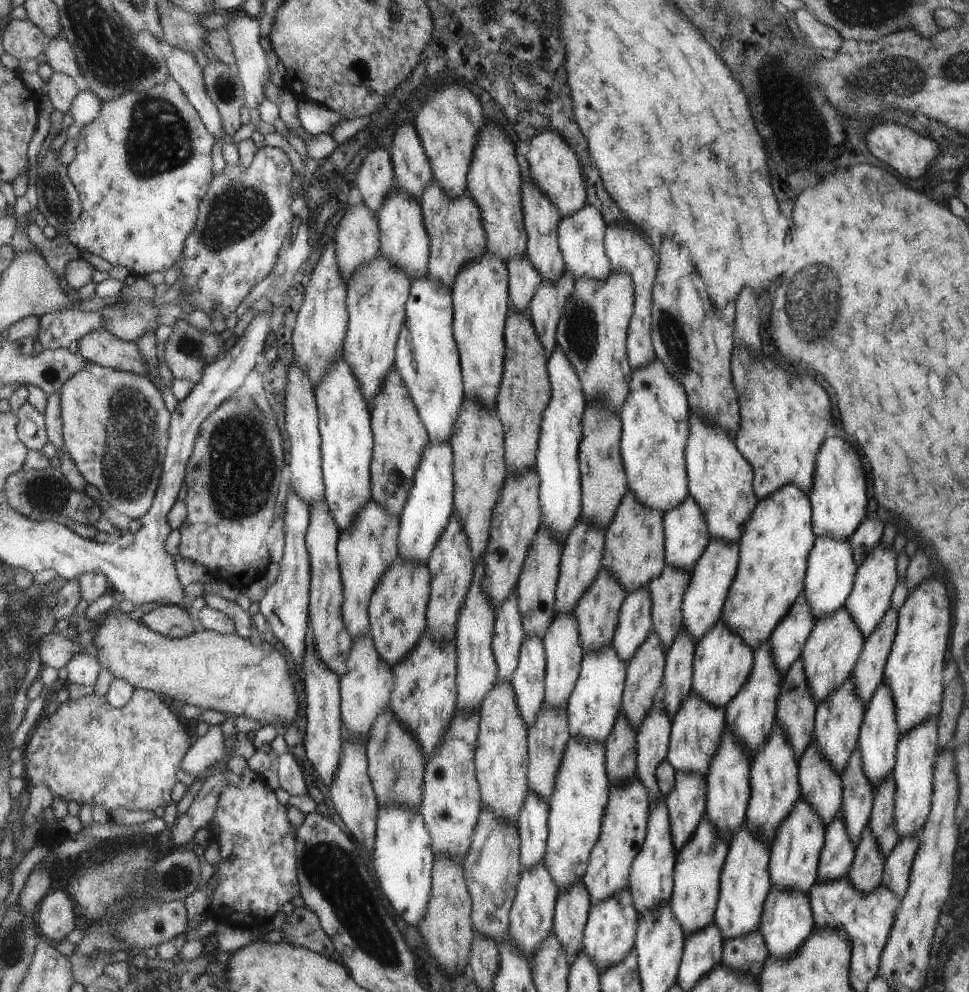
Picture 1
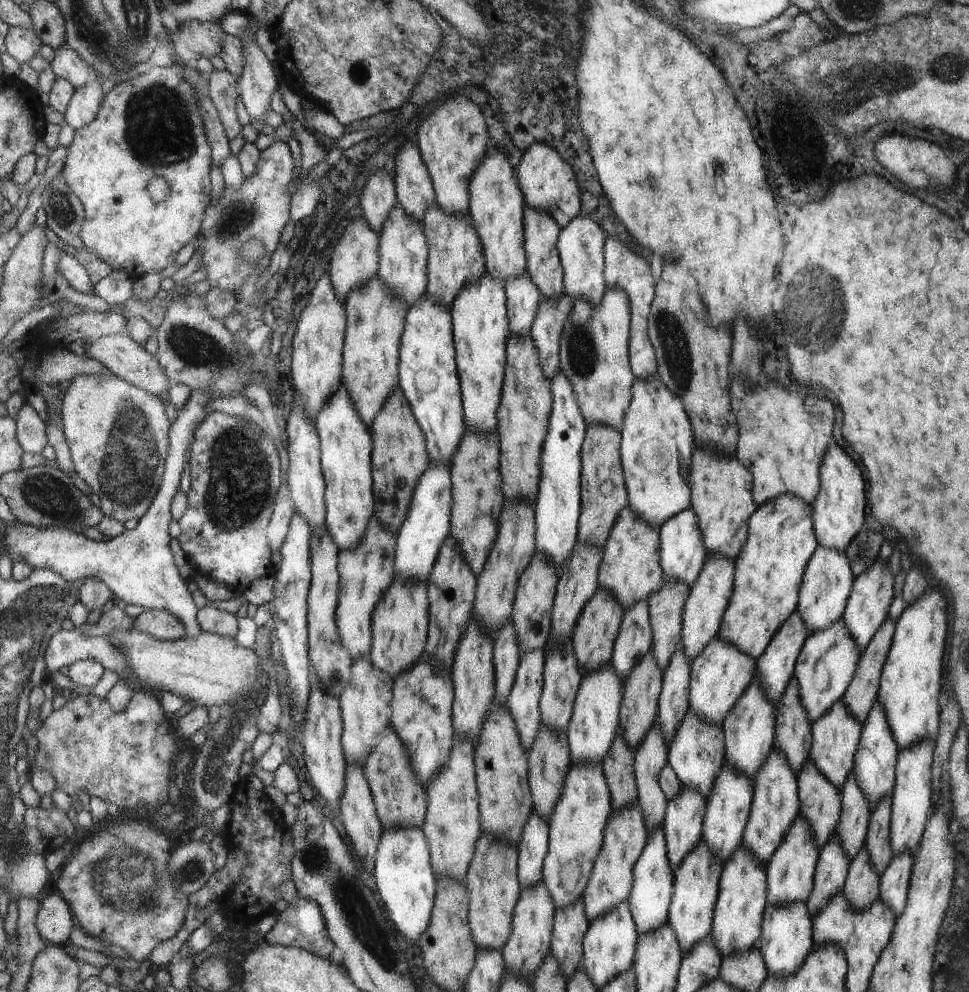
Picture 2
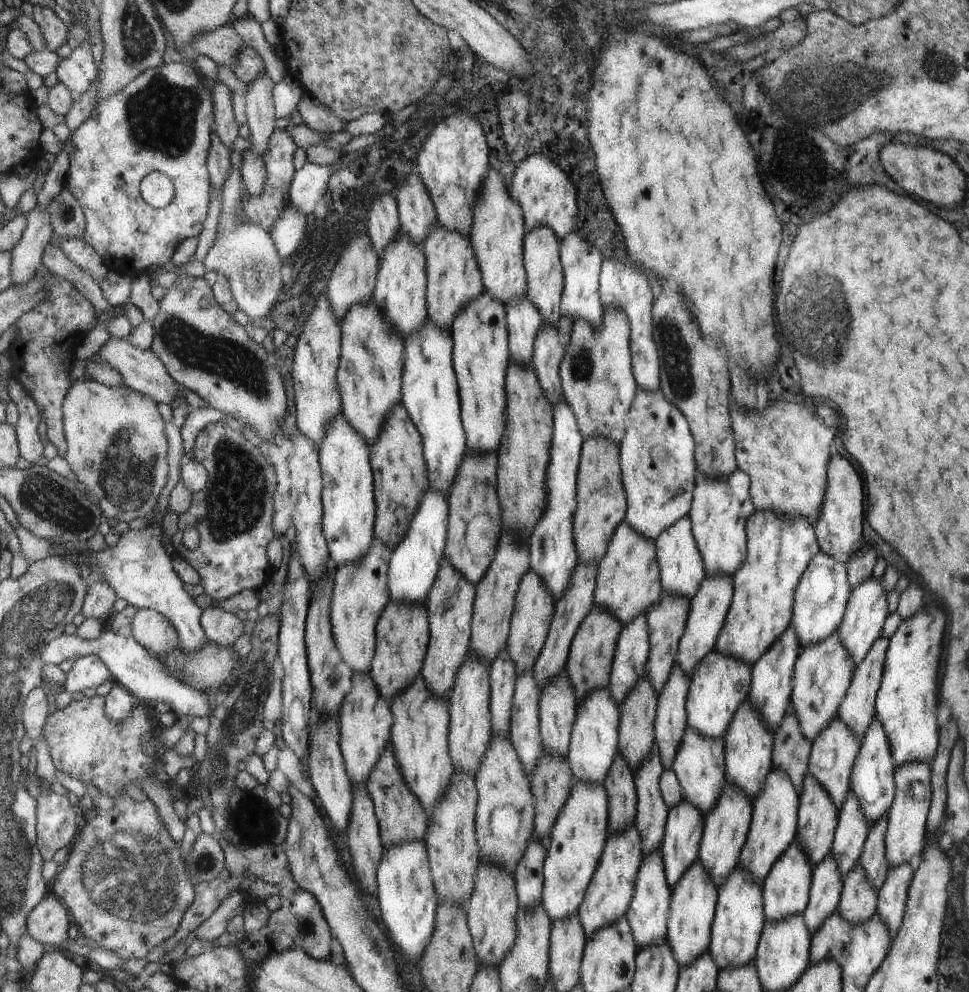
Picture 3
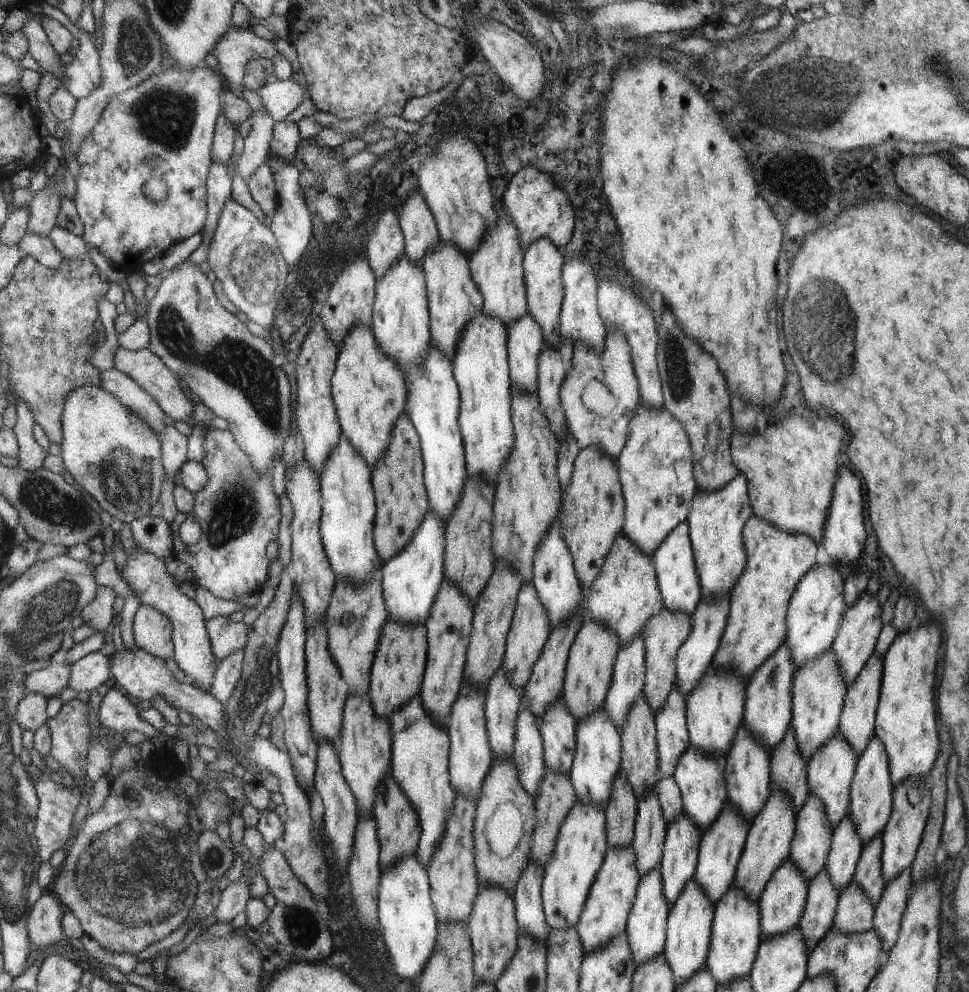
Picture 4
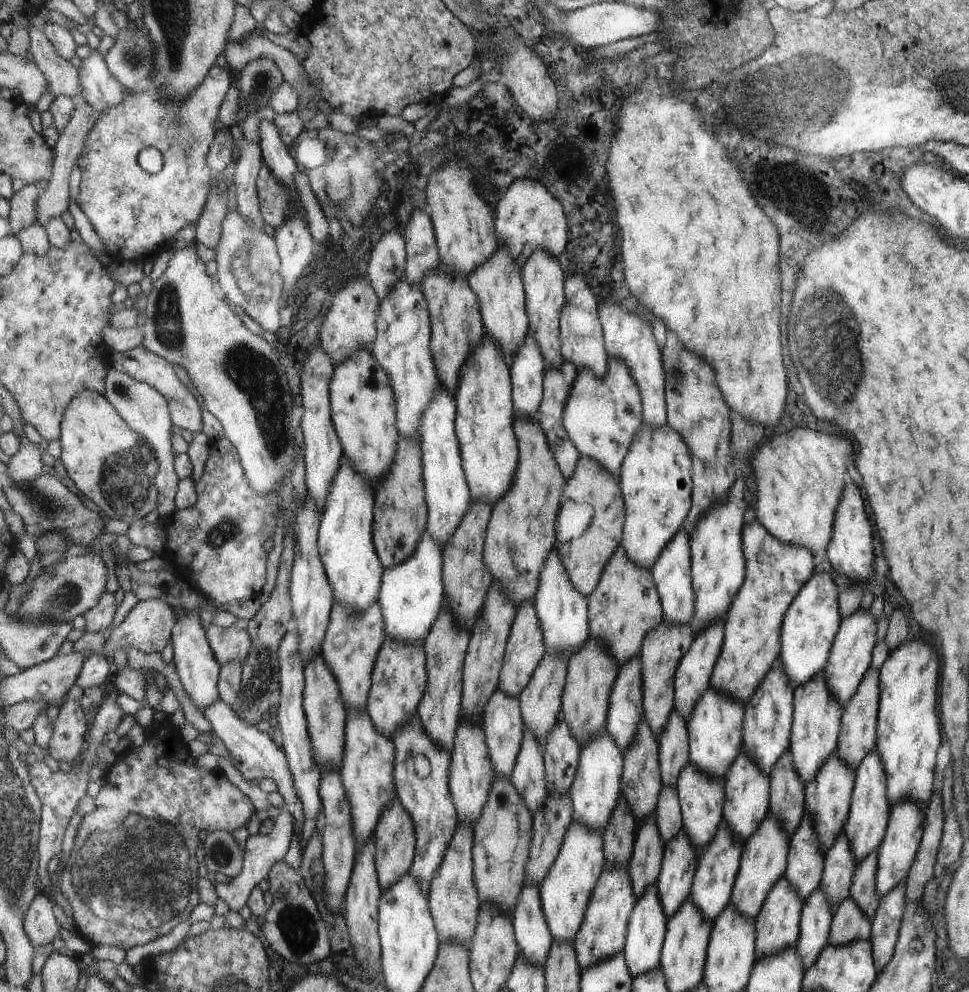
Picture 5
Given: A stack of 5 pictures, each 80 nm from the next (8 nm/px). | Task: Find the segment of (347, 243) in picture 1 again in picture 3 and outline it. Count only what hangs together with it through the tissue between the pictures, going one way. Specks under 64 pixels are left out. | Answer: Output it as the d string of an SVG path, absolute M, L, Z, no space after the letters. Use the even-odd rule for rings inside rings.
M364 230L360 236L356 236L346 250L340 254L338 264L334 266L327 287L325 288L327 297L331 302L333 313L343 320L343 314L353 305L358 303L369 303L373 298L373 290L377 279L379 267L379 254L372 246L368 232Z

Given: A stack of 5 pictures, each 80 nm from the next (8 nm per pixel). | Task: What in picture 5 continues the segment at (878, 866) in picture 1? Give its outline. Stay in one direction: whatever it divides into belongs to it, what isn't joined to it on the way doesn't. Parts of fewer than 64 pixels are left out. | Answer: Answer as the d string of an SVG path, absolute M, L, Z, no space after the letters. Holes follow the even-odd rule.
M850 895L844 898L843 902L834 908L828 945L868 941L871 937L871 920Z

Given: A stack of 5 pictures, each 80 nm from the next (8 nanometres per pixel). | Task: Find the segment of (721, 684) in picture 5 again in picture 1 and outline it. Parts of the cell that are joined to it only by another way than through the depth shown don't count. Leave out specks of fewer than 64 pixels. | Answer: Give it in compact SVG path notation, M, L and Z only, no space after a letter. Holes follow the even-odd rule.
M794 483L784 485L758 504L738 540L740 578L734 578L724 606L722 621L739 634L752 650L770 638L780 619L805 587L808 555L815 543L808 494Z

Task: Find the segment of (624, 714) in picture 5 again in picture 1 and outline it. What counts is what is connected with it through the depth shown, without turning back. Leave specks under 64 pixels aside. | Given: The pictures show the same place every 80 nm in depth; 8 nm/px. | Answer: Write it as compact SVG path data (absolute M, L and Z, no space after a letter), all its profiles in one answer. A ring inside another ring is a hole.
M644 585L627 593L619 610L616 630L611 640L619 657L628 662L654 627L651 589Z

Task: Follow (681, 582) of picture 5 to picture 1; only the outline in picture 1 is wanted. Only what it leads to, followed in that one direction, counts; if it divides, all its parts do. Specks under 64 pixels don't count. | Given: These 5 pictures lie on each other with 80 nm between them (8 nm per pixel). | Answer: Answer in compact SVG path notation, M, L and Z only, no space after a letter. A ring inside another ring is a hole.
M690 492L683 503L667 510L664 528L666 564L692 572L712 536L703 510Z

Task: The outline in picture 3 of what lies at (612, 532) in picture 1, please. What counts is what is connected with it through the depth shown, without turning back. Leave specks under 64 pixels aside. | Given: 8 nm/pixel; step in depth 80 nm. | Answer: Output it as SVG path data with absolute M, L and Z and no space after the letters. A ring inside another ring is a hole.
M622 521L611 538L610 548L597 564L595 585L595 604L610 611L626 628L634 617L645 614L646 609L655 605L664 593L656 542Z

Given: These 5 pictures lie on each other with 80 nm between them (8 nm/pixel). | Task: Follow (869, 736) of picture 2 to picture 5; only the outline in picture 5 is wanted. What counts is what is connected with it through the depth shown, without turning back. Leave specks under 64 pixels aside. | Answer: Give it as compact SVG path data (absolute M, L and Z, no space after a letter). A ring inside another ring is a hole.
M874 748L855 768L855 785L852 791L849 815L843 828L853 853L857 856L857 862L866 858L872 851L878 850L886 836L887 824L890 820L887 781L888 774L885 773L884 762Z

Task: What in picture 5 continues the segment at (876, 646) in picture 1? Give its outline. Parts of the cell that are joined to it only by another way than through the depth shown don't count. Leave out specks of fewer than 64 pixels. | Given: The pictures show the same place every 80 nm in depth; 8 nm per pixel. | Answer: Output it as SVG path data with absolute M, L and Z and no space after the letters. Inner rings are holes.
M870 669L868 678L864 679L864 686L856 691L856 698L847 704L843 709L842 732L839 734L837 752L855 770L861 764L863 758L875 748L878 741L878 720L879 720L879 670Z

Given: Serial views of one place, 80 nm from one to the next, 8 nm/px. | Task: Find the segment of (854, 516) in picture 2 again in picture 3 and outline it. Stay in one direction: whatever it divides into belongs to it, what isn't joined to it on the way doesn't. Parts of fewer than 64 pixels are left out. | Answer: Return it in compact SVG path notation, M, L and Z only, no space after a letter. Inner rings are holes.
M832 456L828 463L828 498L824 499L824 510L819 510L820 518L813 521L816 525L815 534L819 537L820 550L829 555L848 554L854 552L856 540L862 539L862 524L864 524L864 488L858 472L852 464L842 456Z

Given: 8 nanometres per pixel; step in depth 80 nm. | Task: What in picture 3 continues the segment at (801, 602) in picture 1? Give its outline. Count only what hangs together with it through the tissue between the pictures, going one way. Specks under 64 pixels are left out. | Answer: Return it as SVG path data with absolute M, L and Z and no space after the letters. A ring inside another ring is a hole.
M792 625L778 636L776 642L753 664L751 690L748 702L761 714L767 727L775 732L780 724L788 703L791 702L791 690L794 688L795 662L800 657L801 644Z

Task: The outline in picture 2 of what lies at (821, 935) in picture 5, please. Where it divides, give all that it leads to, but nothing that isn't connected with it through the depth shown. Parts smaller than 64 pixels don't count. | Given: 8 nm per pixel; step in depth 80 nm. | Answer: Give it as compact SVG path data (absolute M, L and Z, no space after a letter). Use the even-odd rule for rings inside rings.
M836 834L821 850L816 869L815 890L812 900L806 902L812 918L834 895L842 892L849 871L850 860Z

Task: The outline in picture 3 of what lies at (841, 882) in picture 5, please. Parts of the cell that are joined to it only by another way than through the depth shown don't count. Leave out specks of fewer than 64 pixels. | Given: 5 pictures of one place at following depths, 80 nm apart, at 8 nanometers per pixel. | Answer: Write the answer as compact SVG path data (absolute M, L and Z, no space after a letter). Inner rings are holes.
M851 790L842 803L838 828L835 830L831 854L843 878L856 864L869 833L870 823L860 808L858 797Z

